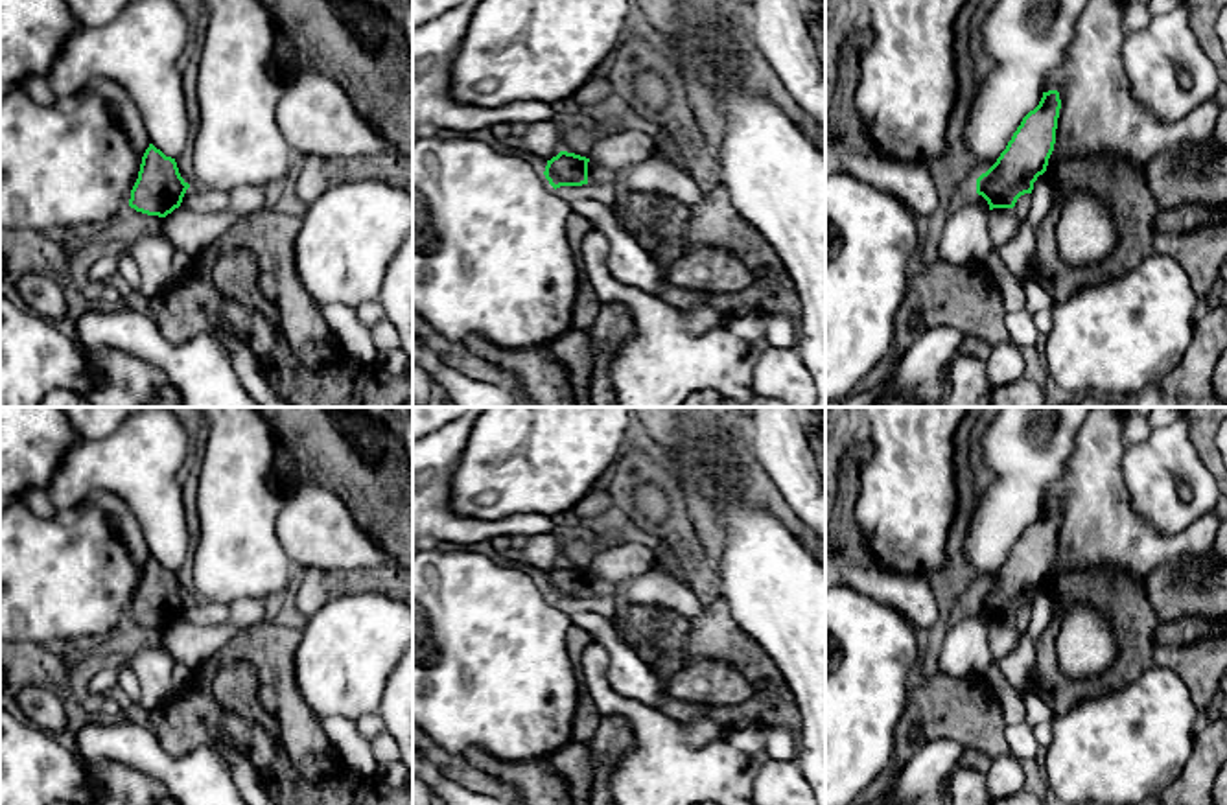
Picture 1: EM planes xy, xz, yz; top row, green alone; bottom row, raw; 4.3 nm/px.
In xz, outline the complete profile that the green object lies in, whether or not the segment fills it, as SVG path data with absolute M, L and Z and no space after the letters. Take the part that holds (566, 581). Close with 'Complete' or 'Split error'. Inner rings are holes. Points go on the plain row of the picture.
M560 564L547 573L543 588L555 602L560 599L582 599L588 597L588 575L590 571L586 569Z. Complete

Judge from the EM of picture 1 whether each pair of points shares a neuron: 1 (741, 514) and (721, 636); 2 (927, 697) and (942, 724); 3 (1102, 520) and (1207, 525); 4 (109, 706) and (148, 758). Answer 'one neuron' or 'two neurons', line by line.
1: two neurons
2: one neuron
3: one neuron
4: two neurons

